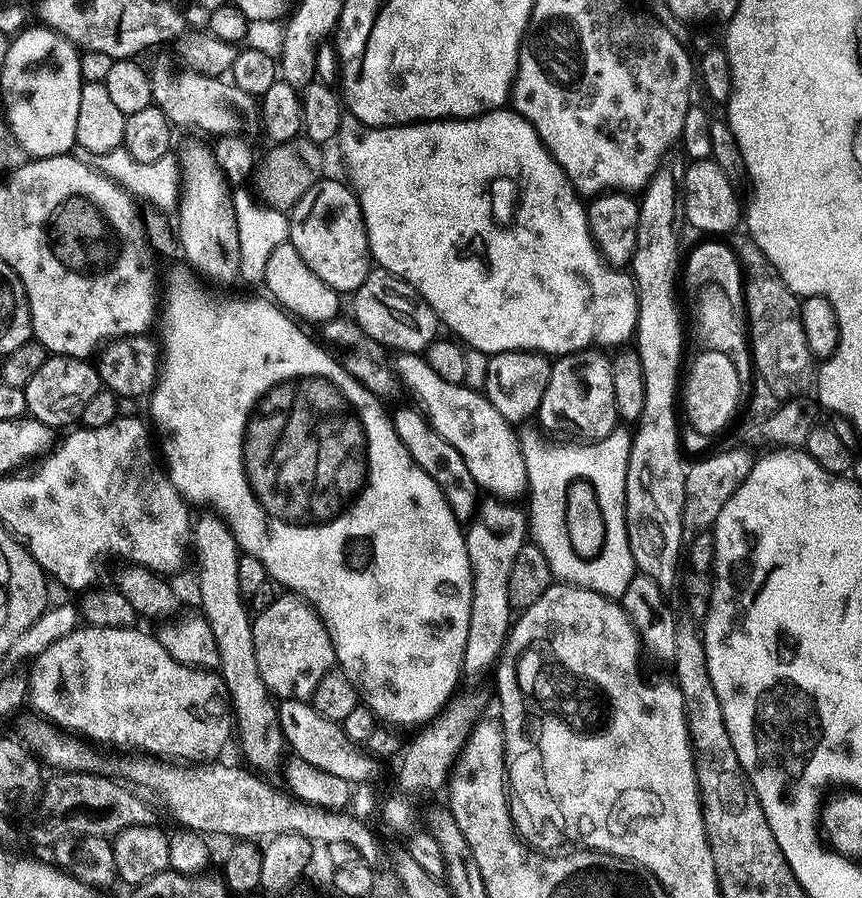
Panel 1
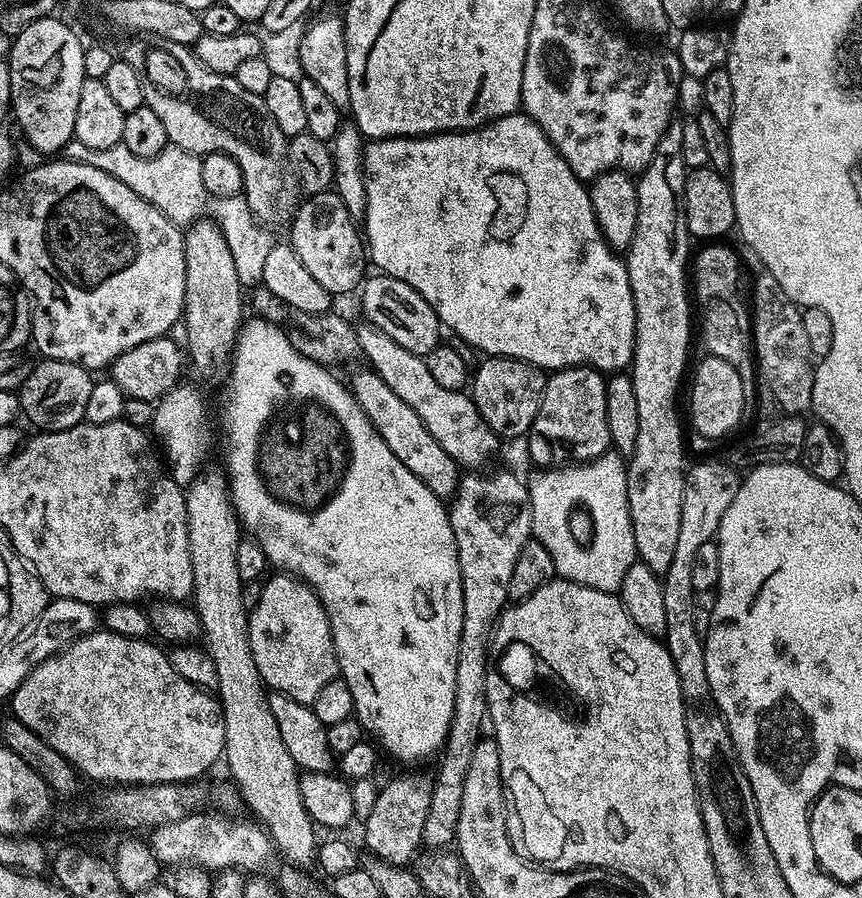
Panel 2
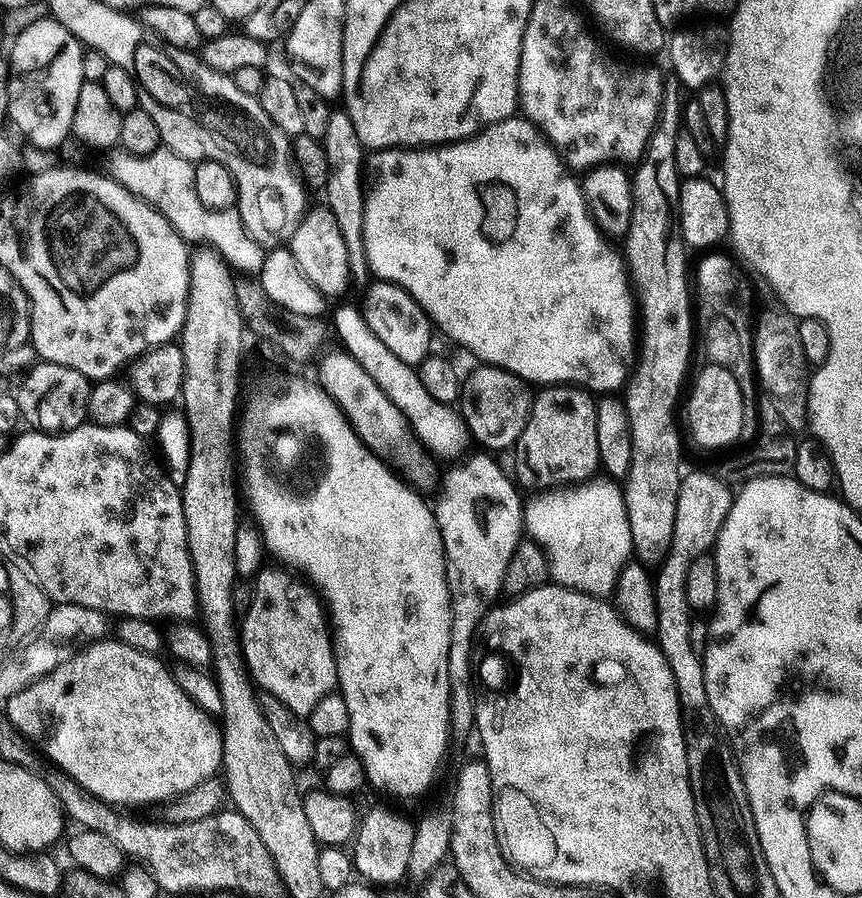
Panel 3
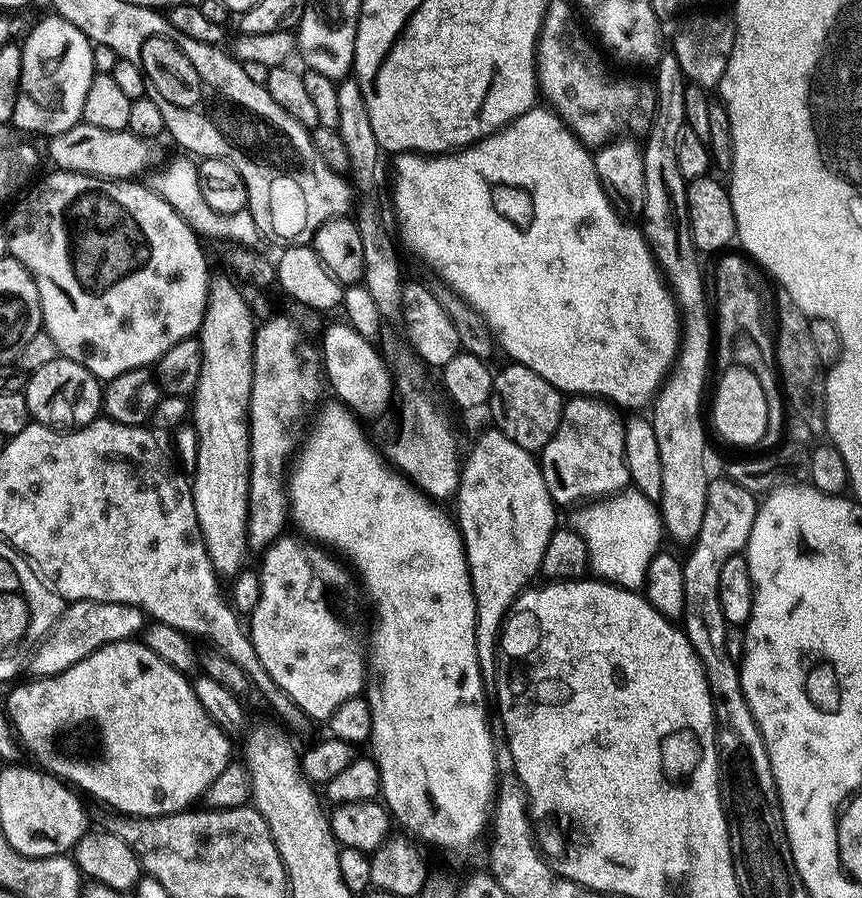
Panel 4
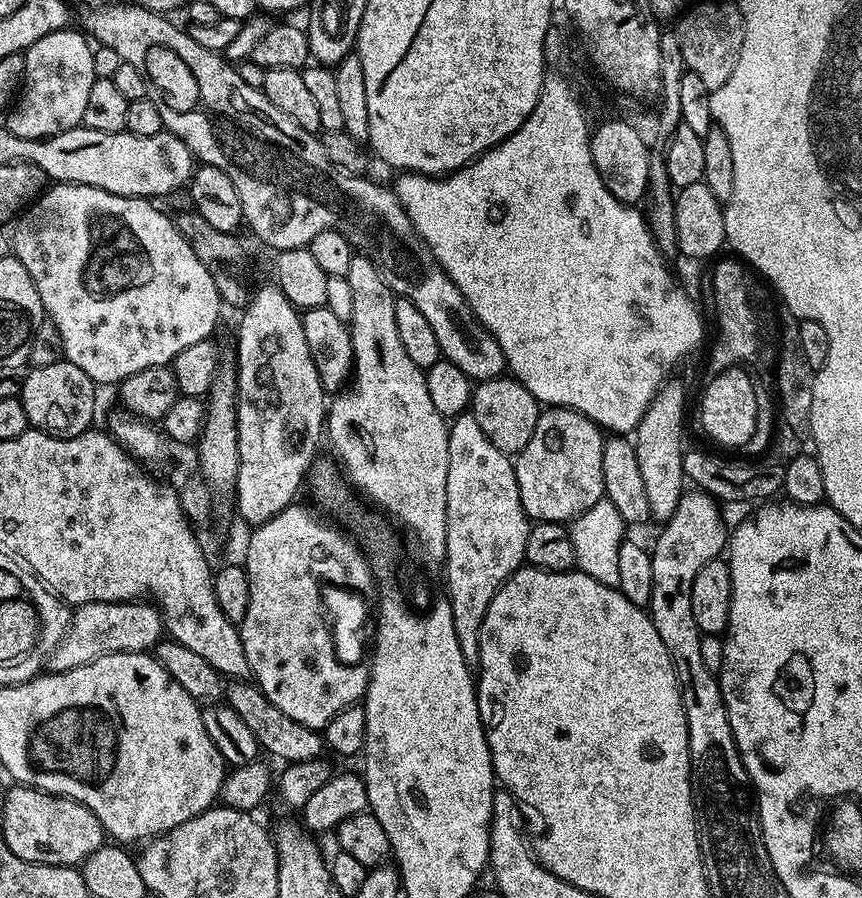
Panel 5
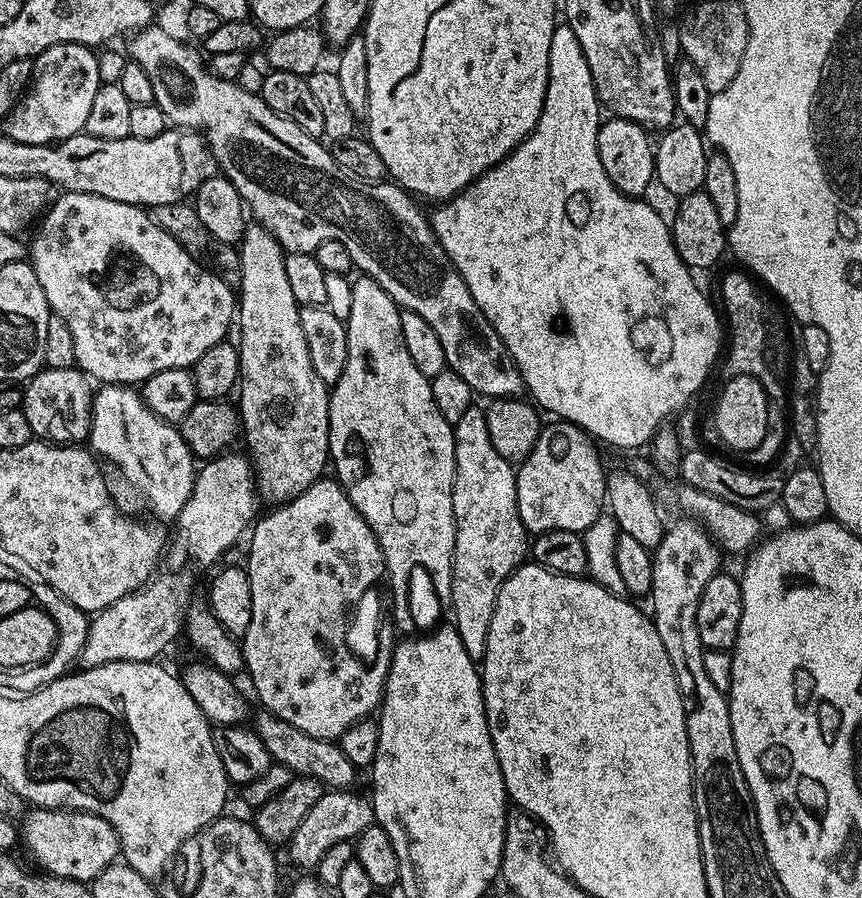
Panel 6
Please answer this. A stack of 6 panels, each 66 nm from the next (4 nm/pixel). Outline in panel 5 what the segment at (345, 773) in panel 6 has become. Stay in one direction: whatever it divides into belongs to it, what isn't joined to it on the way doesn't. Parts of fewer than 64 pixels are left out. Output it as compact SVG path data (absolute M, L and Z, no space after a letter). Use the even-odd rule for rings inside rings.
M234 682L223 685L223 699L234 710L234 713L238 714L238 717L242 718L243 722L246 722L247 729L254 734L259 747L265 753L268 751L270 755L284 760L285 765L307 764L321 759L320 755L326 752L325 737L317 729L302 726L298 722L294 722L294 718L282 714L282 710L278 710L278 706L274 706L274 703L266 698L266 694L255 683L230 683Z

